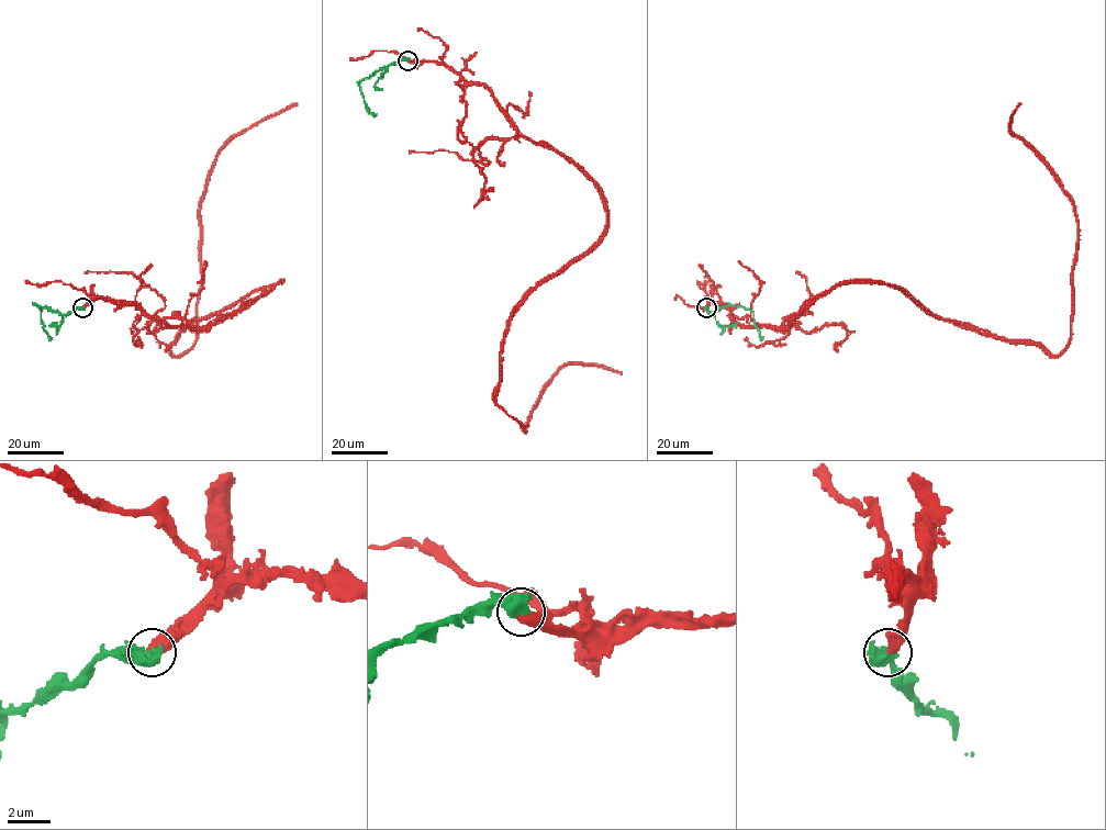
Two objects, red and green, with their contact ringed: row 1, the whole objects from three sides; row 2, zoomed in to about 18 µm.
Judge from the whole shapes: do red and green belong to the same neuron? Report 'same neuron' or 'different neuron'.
same neuron

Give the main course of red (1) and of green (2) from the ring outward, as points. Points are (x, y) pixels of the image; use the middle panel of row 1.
1: (408, 60), (481, 83), (606, 214), (513, 312), (495, 403), (525, 430), (563, 366), (621, 373)
2: (408, 60), (400, 59), (377, 70), (359, 83), (366, 107), (375, 115)

